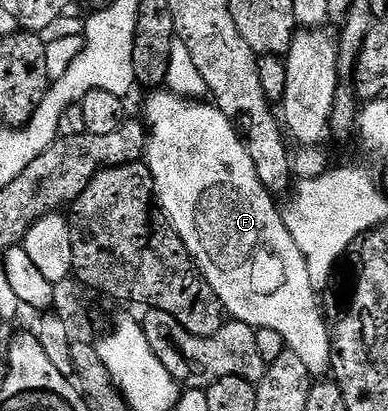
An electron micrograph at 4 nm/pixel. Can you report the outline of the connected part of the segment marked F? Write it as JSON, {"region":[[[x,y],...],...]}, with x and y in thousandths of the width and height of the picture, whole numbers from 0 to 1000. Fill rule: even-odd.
{"region":[[[394,219],[376,234],[384,236],[374,243],[369,292],[379,304],[379,397],[399,443],[402,494],[410,499],[412,513],[415,506],[425,513],[418,516],[423,533],[443,545],[446,557],[461,569],[461,579],[472,579],[482,608],[497,620],[508,655],[528,669],[528,684],[539,689],[544,706],[554,706],[572,752],[608,786],[642,788],[655,803],[668,798],[711,803],[729,820],[737,849],[771,861],[771,873],[781,881],[781,891],[791,891],[799,917],[835,917],[827,912],[835,905],[845,908],[858,883],[858,822],[851,791],[845,786],[838,791],[838,769],[827,762],[825,745],[817,742],[822,715],[802,696],[802,667],[791,667],[791,637],[781,628],[771,599],[760,599],[760,579],[750,579],[750,569],[729,540],[724,506],[716,499],[704,499],[706,479],[678,453],[678,443],[668,443],[668,423],[657,423],[657,394],[647,394],[647,375],[629,338],[616,328],[603,294],[593,285],[577,282],[546,251],[510,248],[505,241],[482,243],[433,219]]]}

